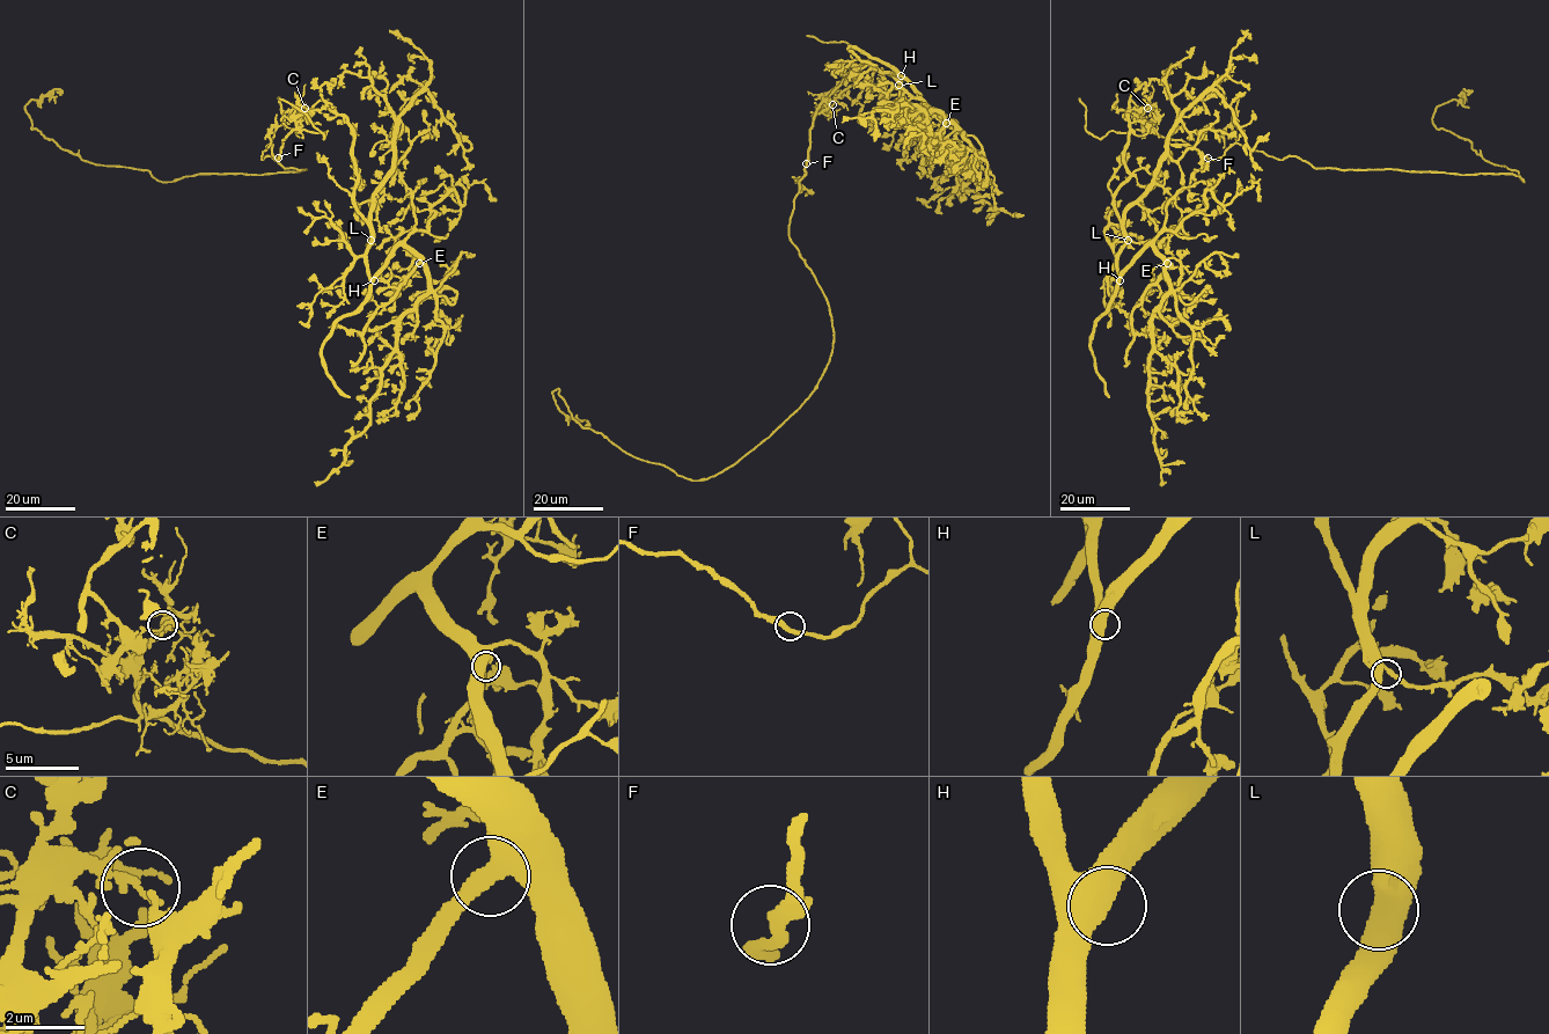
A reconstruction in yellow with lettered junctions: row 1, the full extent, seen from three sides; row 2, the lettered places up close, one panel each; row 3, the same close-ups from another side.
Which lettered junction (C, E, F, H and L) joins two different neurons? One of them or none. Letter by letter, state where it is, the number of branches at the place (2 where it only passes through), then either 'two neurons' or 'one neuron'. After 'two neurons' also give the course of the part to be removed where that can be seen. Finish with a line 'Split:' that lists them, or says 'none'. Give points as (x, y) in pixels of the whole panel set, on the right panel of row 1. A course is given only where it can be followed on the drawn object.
C: (1147, 108) | 2 | two neurons | (1147, 107), (1144, 129), (1211, 159), (1239, 142), (1314, 168), (1524, 182), (1433, 124), (1437, 107), (1472, 89)
E: (1167, 263) | 2 | one neuron
F: (1208, 158) | 2 | one neuron
H: (1120, 280) | 2 | one neuron
L: (1128, 240) | 2 | one neuron
Split: C

